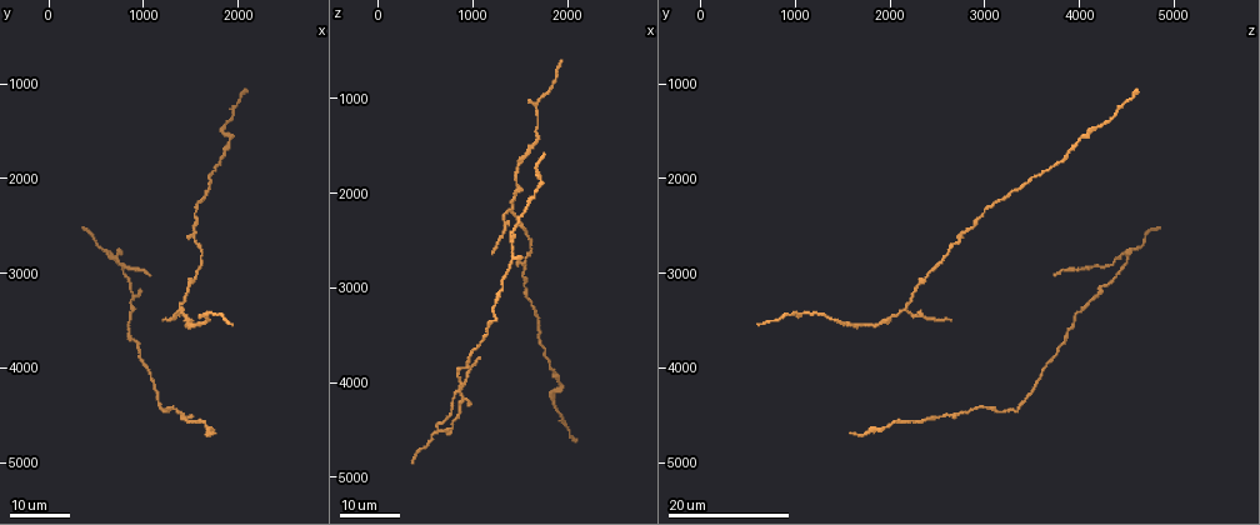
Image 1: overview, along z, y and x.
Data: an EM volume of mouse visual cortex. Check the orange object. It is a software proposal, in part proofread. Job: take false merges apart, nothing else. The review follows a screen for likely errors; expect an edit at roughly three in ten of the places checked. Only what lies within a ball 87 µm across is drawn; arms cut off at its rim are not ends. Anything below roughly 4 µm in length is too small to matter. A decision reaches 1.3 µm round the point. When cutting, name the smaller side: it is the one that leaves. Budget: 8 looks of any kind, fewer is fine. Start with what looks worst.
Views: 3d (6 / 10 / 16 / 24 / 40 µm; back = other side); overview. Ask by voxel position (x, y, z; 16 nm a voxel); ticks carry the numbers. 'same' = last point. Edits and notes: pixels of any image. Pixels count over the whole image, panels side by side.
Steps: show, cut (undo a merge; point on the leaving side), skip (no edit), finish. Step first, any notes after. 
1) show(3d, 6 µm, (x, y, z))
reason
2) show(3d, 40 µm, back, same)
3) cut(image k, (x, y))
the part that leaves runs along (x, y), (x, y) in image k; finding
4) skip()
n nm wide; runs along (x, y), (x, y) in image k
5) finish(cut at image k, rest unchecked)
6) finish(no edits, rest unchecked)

show(3d, 16 µm, (660, 2760, 4500))
a fork

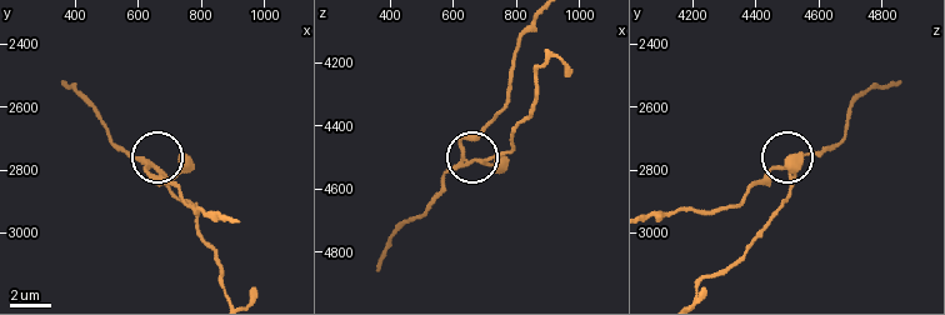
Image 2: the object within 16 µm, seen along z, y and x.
show(3d, 10 µm, (630, 2780, 4520))
zoom in

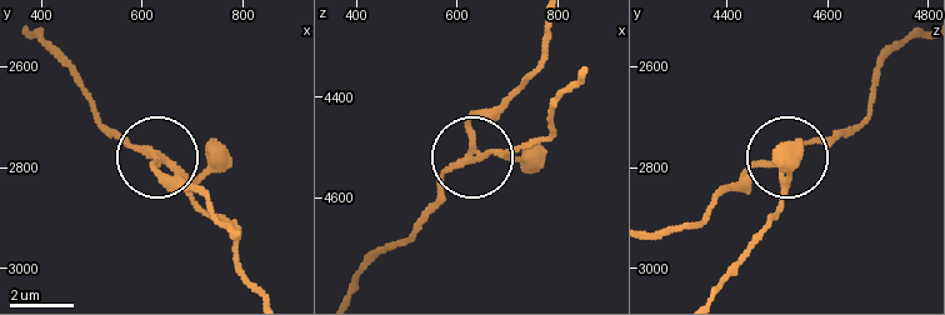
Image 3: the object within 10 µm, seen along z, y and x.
cut(image 3, (159, 170))
the part that leaves runs along (151, 155), (230, 233) in image 3; a second neuron is stuck on

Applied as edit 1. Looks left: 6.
show(3d, 24 µm, (1380, 3360, 2160))

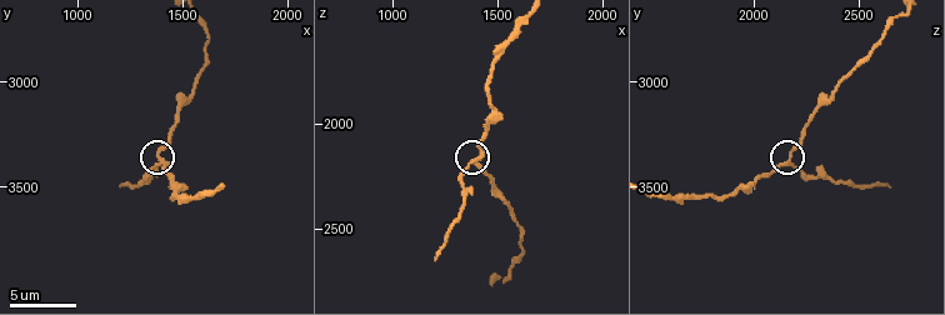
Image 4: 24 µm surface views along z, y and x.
show(3d, 6 µm, (1400, 3380, 2180))

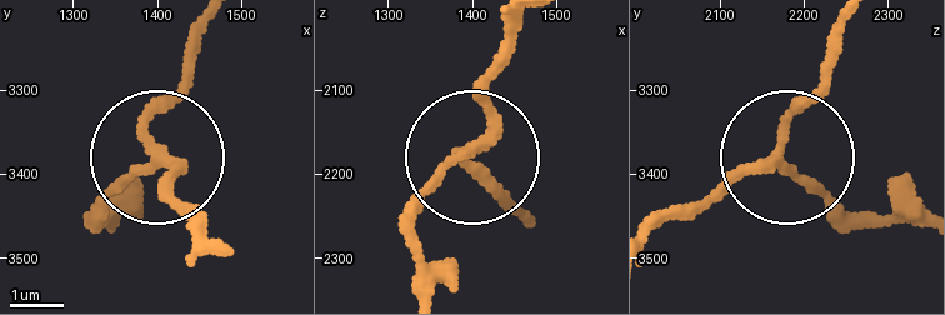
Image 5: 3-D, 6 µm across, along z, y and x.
skip()
runs along (416, 281), (421, 200), (479, 134), (506, 58) in image 5; all the same neuron

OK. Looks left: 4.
show(3d, 24 µm, (900, 3220, 4220))
side arm on a straight run

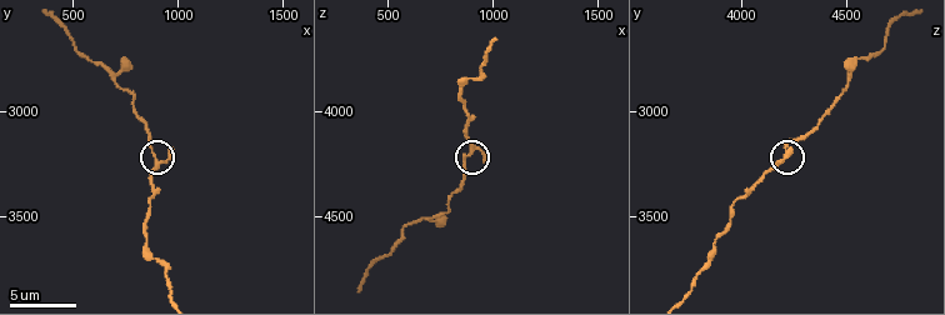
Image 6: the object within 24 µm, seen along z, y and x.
show(3d, 6 µm, (880, 3210, 4210))

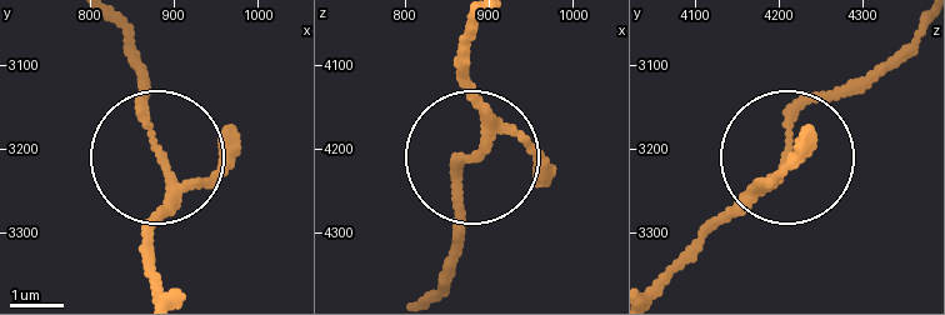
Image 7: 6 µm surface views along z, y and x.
skip()
130 nm wide; runs along (163, 285), (149, 244), (163, 164), (135, 34) in image 7; one neuron here

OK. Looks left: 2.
show(3d, 16 µm, (1220, 4440, 3360))
sudden change in width

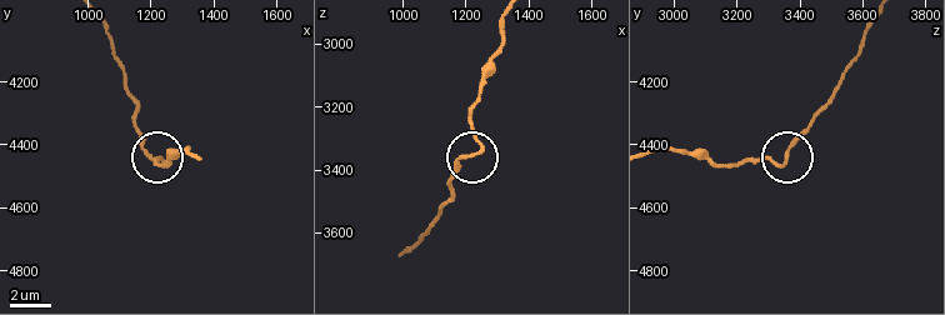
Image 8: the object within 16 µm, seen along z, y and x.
show(3d, 10 µm, (1220, 4460, 3350))

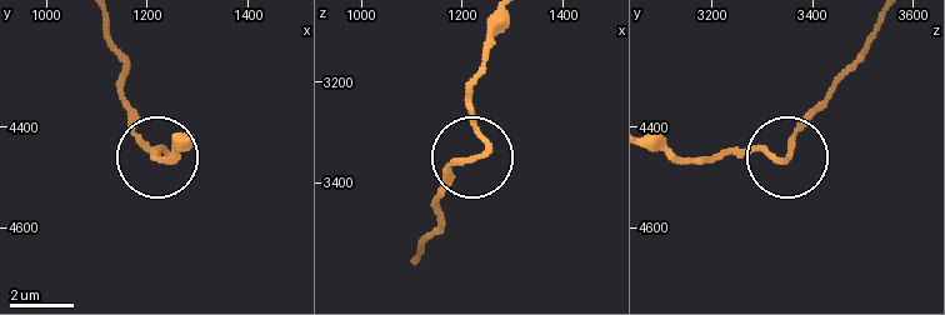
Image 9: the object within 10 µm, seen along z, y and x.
skip()
all the same neuron

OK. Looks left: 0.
finish(cut at image 3, rest unchecked)

